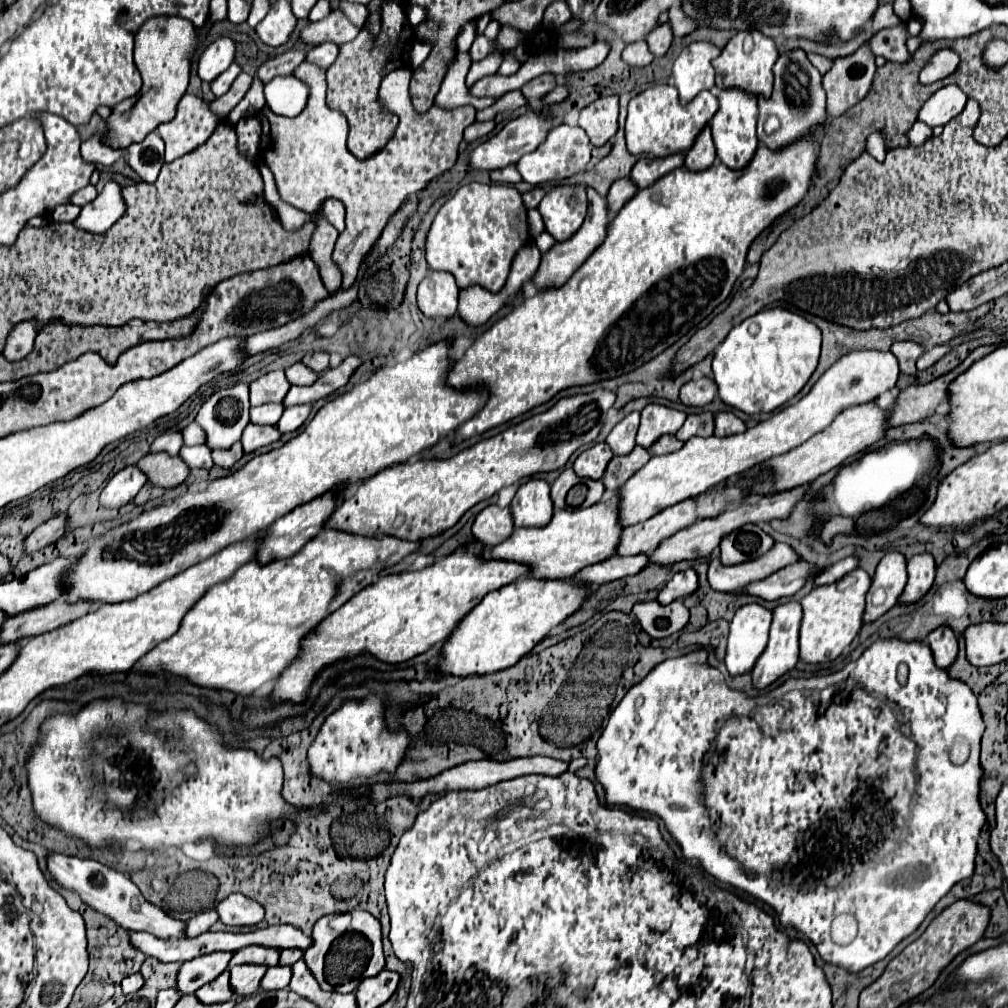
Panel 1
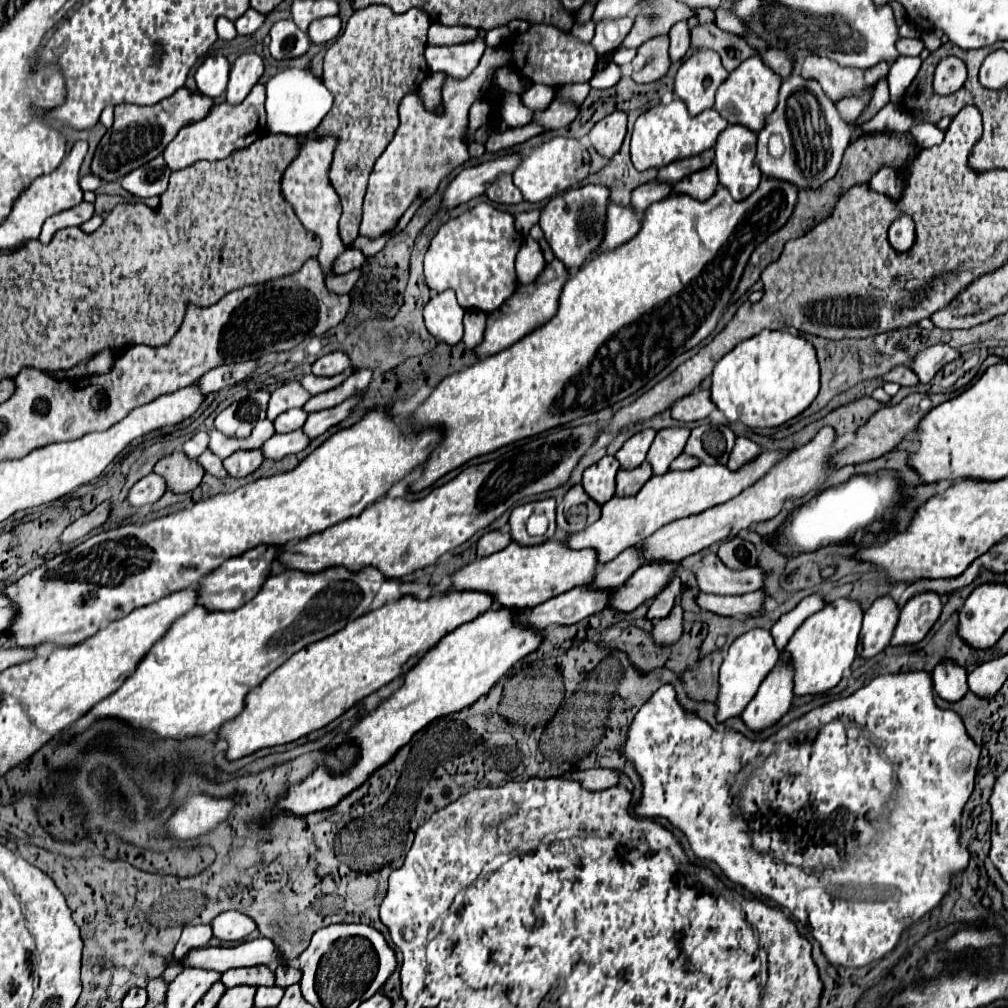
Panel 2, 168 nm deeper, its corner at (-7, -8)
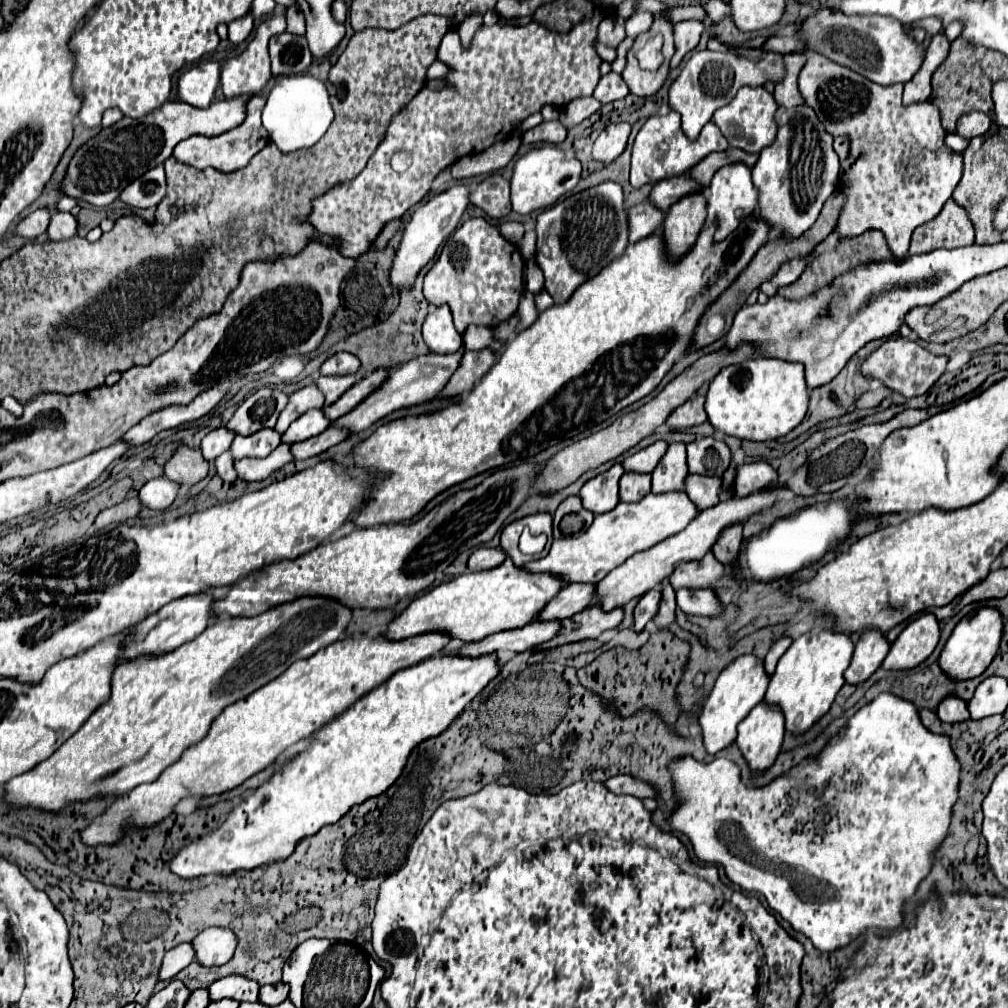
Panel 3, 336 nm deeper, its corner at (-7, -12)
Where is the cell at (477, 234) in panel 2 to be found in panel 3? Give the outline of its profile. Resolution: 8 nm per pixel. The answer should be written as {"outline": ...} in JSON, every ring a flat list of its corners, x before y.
{"outline":[[484,217,464,221,444,243,442,253,424,277,424,297,434,305,450,305,454,325,460,333,468,325,496,327,516,309,524,291,524,259,518,247,506,241,500,229]]}

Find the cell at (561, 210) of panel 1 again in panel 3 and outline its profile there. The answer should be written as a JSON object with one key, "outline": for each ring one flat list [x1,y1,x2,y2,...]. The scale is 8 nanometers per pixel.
{"outline":[[606,181,544,209,536,219,536,233,536,259,546,277,544,287,556,303,562,303,578,285,624,253,628,245,626,207,620,185]]}

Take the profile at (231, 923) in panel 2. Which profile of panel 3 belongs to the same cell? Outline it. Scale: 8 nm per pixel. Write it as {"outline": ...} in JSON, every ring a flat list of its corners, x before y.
{"outline":[[208,927,204,929,192,943,196,947,196,959,206,965,224,965,232,959,236,951,236,933,224,927]]}

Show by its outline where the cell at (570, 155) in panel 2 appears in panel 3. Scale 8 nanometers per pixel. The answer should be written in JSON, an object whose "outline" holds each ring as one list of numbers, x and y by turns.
{"outline":[[546,145,540,149,528,151,524,157,520,157,516,161,514,175,510,179,510,183,512,183,512,209,516,213,528,215,536,209,544,209,544,207,554,205,564,193,568,193,570,189,576,187,580,173,582,173,580,161,576,157,568,159,560,147]]}

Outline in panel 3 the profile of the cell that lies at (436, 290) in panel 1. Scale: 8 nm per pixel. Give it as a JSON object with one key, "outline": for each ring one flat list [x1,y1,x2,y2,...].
{"outline":[[448,305,436,307,436,311,428,313,422,335,432,353,456,353,462,347,462,337,452,323,452,311]]}

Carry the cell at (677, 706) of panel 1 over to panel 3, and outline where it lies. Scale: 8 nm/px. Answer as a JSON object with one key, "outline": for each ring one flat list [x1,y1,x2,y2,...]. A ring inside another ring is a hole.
{"outline":[[898,695,876,697,868,705,860,707,846,721,846,725,826,743,826,747,818,753,816,759,812,759,806,765,802,765,802,763,794,765,788,773,782,773,780,777,772,779,764,787,746,785,742,781,740,767,734,761,730,761,730,759,714,759,712,763,706,763,706,761,696,761,692,755,682,755,682,757,670,759,666,767,668,767,670,775,672,775,674,799,676,799,676,807,666,819,668,825,674,831,680,831,680,833,684,833,690,839,698,859,702,859,706,863,720,863,726,869,726,875,728,875,728,879,732,883,740,885,744,891,752,891,752,893,764,895,768,905,776,913,780,913,782,919,786,919,796,931,800,931,808,939,812,939,814,947,818,951,822,951,822,953,832,953,836,949,846,947,850,941,854,941,866,929,895,930,901,926,904,921,904,913,902,913,904,903,916,893,920,881,930,873,930,869,934,865,934,855,936,855,938,847,942,845,942,841,944,841,944,837,946,837,946,833,950,829,952,811,954,811,954,805,958,801,958,787,960,787,960,761,958,761,956,753,952,751,950,737,944,735,944,733,928,731,924,727,922,719,920,719,920,713,918,713,918,707,914,705,914,701,902,699],[816,793,822,793,820,799,826,805,830,805,830,817,824,817,822,813,818,813,818,805,814,801]]}

